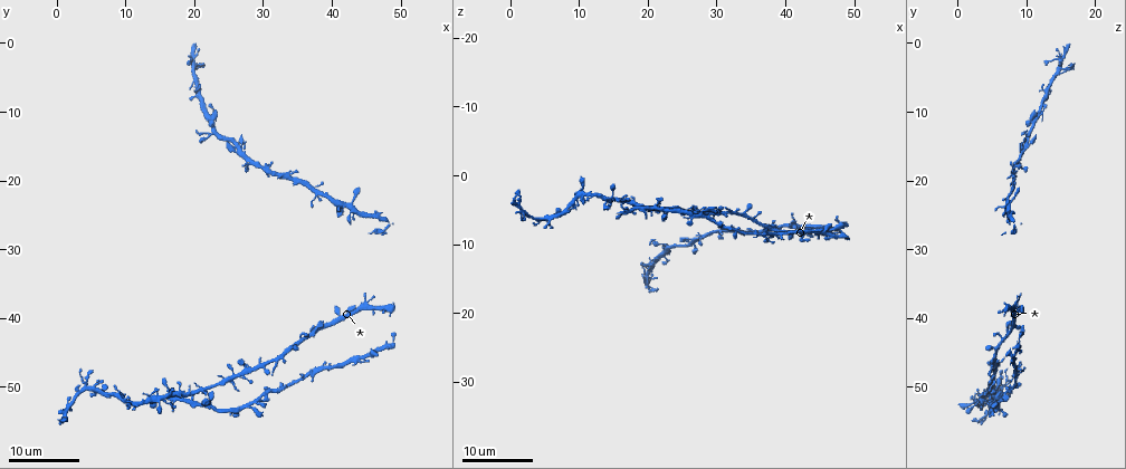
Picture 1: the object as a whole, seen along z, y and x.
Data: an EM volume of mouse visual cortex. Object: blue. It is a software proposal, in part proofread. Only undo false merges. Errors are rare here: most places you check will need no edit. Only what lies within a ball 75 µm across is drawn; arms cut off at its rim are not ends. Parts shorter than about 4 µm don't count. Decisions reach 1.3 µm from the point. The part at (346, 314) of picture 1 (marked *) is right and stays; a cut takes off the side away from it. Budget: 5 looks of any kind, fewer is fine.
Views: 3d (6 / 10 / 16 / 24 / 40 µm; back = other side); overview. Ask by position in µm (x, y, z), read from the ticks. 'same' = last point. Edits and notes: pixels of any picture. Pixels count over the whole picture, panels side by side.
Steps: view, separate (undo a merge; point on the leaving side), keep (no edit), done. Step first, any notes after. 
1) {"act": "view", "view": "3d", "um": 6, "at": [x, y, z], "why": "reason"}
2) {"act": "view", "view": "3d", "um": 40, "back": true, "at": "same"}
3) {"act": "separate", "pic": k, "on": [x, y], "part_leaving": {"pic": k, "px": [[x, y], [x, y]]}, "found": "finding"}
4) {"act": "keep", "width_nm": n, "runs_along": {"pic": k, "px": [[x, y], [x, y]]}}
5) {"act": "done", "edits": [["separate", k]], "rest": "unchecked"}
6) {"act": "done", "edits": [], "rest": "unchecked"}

{"act": "view", "view": "3d", "um": 24, "at": [45.0, 38.0, 8.5], "why": "looks like a crossing"}

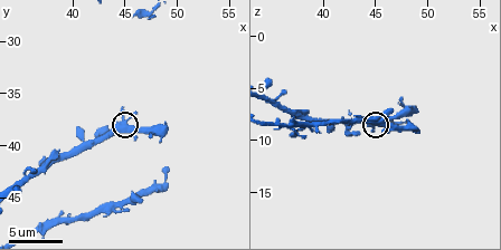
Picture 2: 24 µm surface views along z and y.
{"act": "view", "view": "3d", "um": 10, "at": "same"}

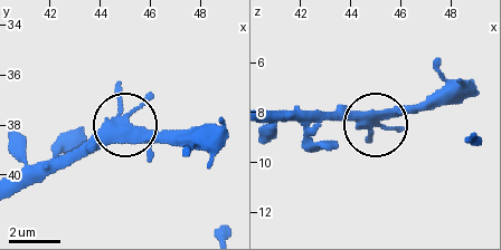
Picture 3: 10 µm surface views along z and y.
{"act": "keep", "arms": 4, "found": "continuous, no second neuron"}

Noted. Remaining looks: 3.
{"act": "view", "view": "3d", "um": 24, "at": [19.0, 52.0, 4.5], "why": "four or more arms meet"}

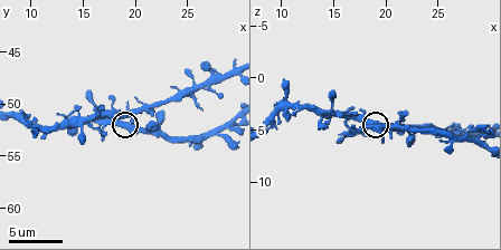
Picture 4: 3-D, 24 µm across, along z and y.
{"act": "view", "view": "3d", "um": 6, "at": [18.8, 52.2, 4.6], "why": "zoom in"}

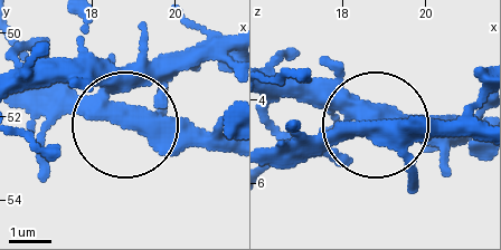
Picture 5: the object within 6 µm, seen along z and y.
{"act": "keep", "side_arm_um": 25, "runs_along": {"pic": 5, "px": [[221, 40], [129, 118], [54, 65]]}, "found": "all the same neuron"}

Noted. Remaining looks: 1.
{"act": "done", "edits": [], "rest": "unchecked"}

